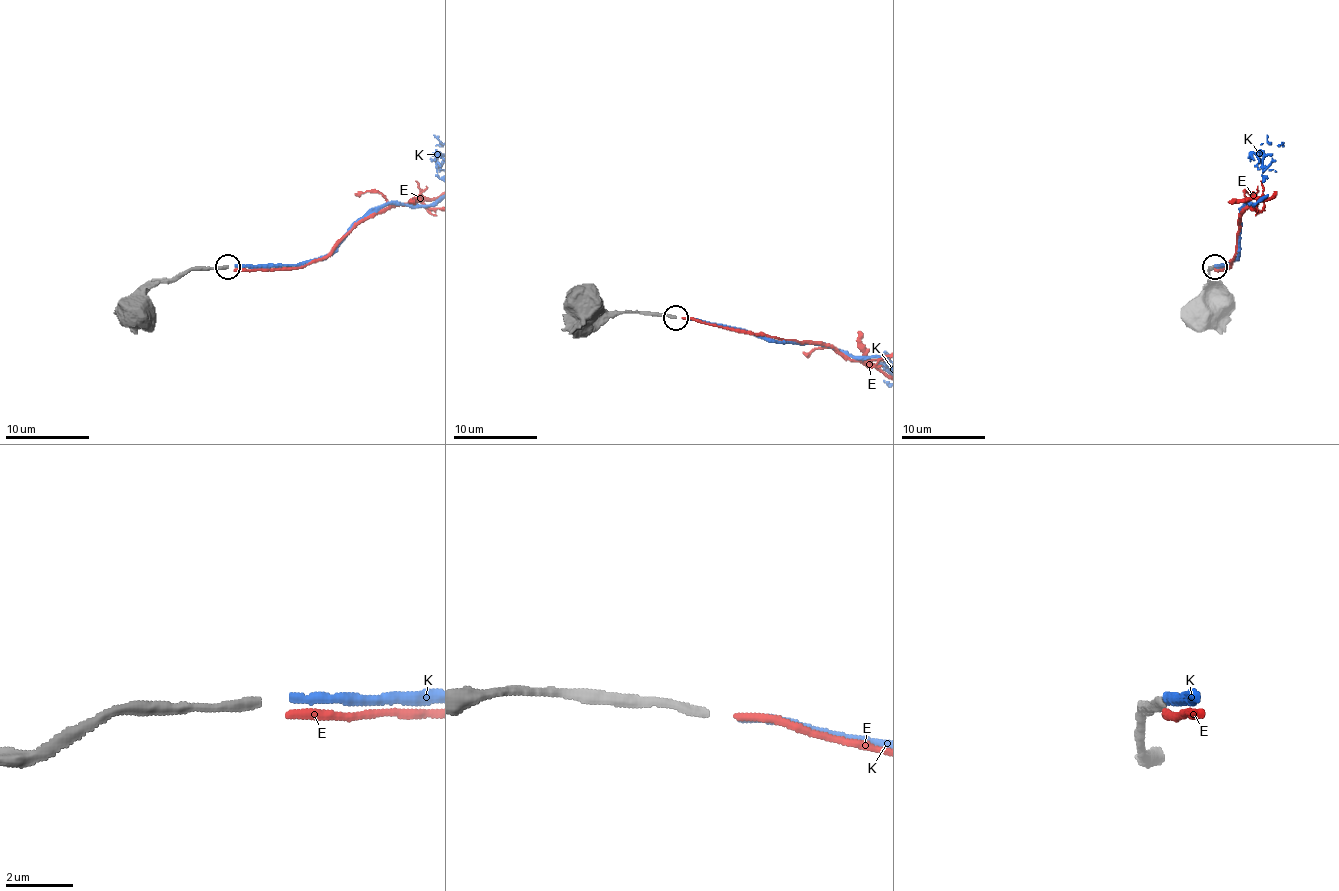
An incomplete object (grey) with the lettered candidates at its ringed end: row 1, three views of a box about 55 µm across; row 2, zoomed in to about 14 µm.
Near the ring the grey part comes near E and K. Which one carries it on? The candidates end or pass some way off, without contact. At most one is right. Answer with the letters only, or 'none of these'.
K

